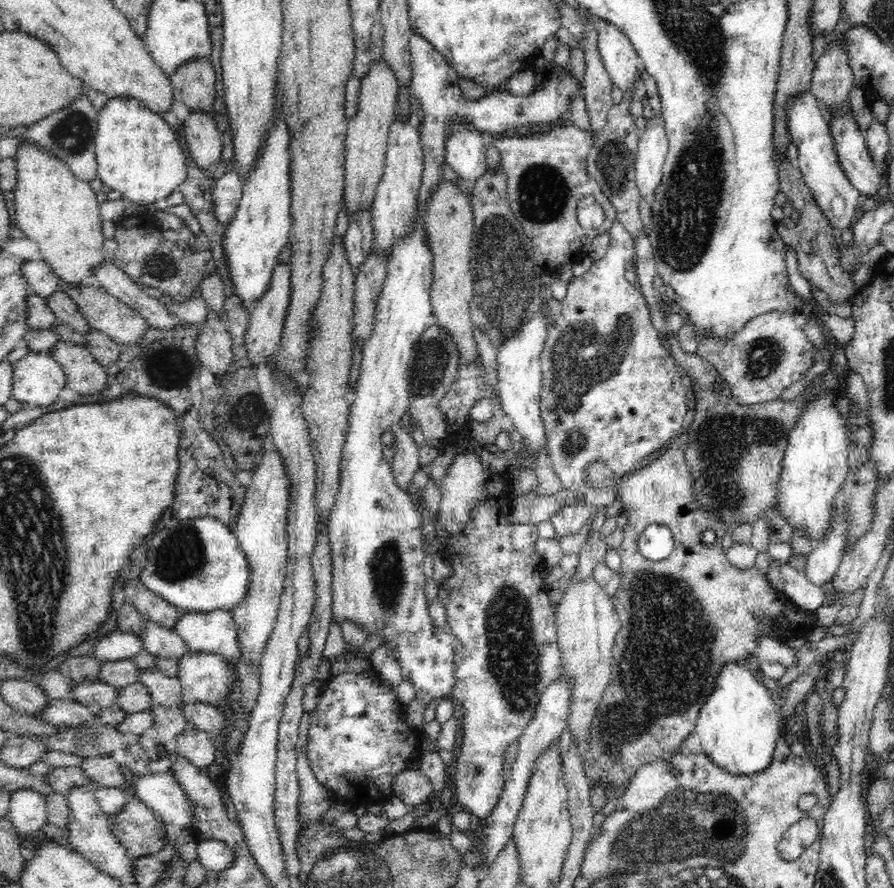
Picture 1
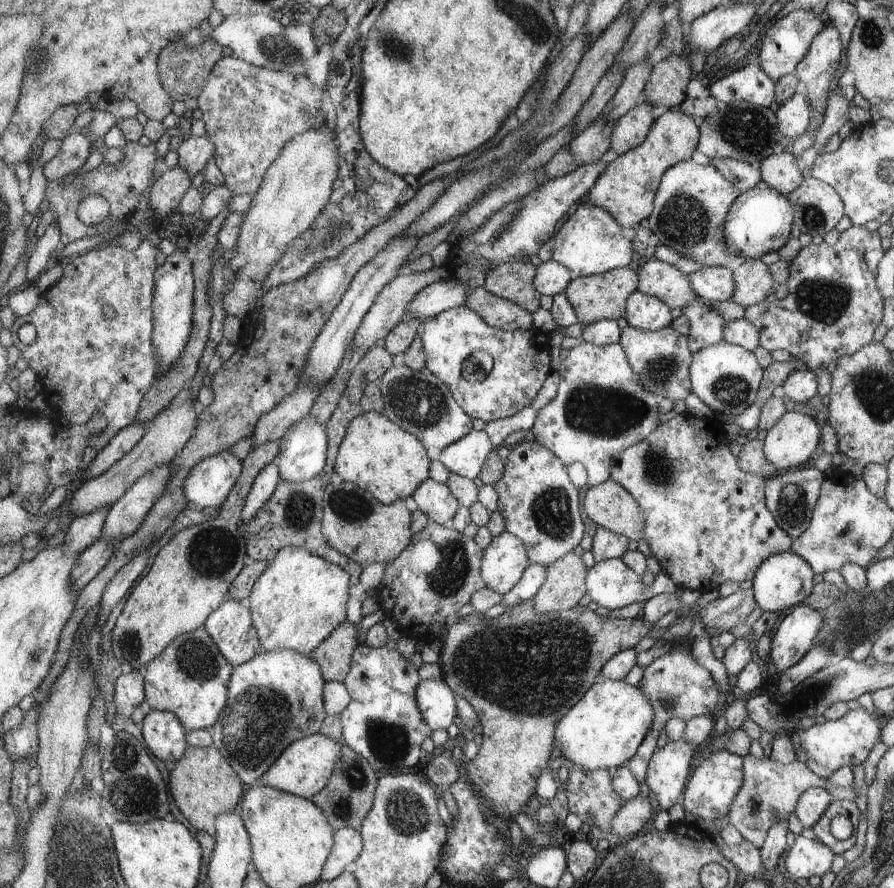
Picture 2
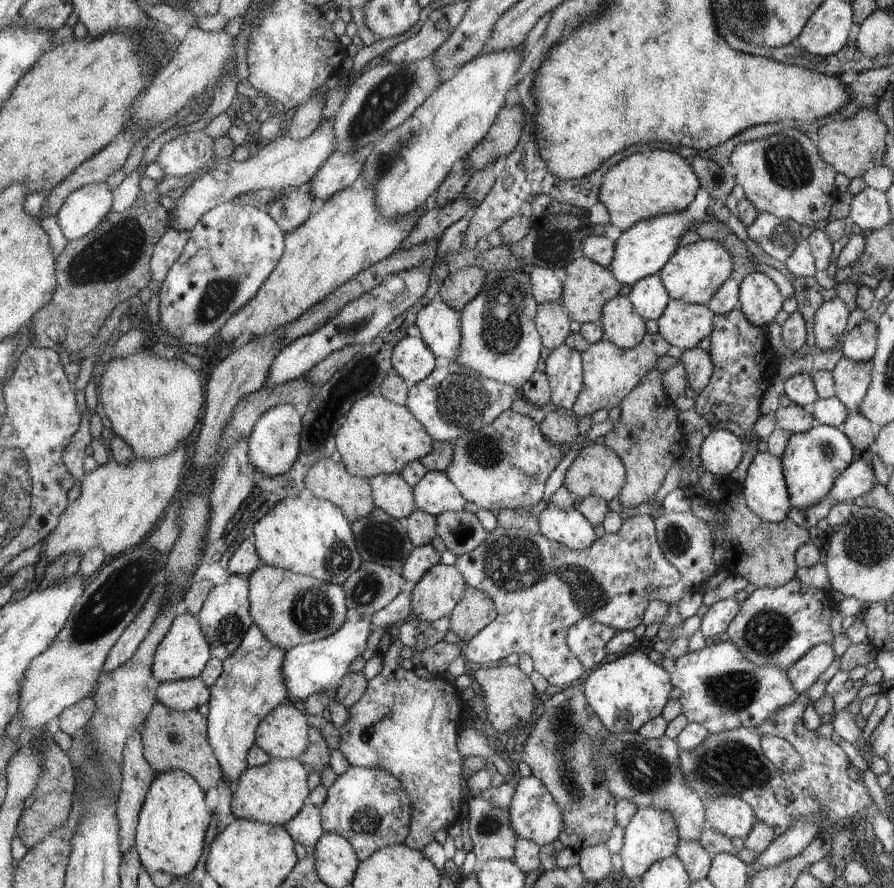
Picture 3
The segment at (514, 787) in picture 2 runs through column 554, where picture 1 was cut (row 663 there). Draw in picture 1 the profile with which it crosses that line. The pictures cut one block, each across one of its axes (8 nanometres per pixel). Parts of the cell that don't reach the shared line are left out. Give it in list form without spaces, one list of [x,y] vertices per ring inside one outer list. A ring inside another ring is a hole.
[[[687,431],[683,432],[670,450],[619,482],[617,498],[622,501],[622,510],[628,511],[628,522],[623,526],[623,538],[618,548],[621,556],[620,583],[612,602],[615,603],[619,622],[624,622],[624,626],[620,626],[616,646],[612,648],[612,680],[597,703],[597,712],[589,730],[589,742],[586,752],[583,752],[585,774],[592,784],[614,782],[612,786],[629,786],[639,767],[653,761],[670,761],[679,754],[684,740],[693,733],[698,714],[711,696],[721,670],[732,665],[757,665],[756,638],[764,634],[762,630],[756,630],[758,610],[762,610],[766,618],[772,618],[772,630],[768,632],[774,636],[790,638],[800,632],[808,634],[818,626],[812,614],[792,606],[788,597],[776,592],[756,568],[732,568],[726,553],[720,548],[727,526],[720,516],[699,506],[693,497],[692,475],[685,459],[688,435]],[[649,524],[661,524],[670,529],[674,548],[668,558],[652,562],[638,550],[637,538]],[[704,530],[714,531],[717,537],[711,545],[716,548],[704,548],[700,541]]]

